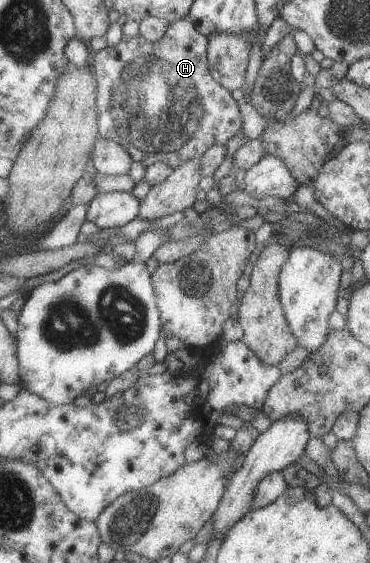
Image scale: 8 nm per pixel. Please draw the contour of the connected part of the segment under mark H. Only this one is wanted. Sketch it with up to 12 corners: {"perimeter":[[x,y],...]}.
{"perimeter":[[188,17],[95,53],[102,137],[176,169],[242,127]]}

